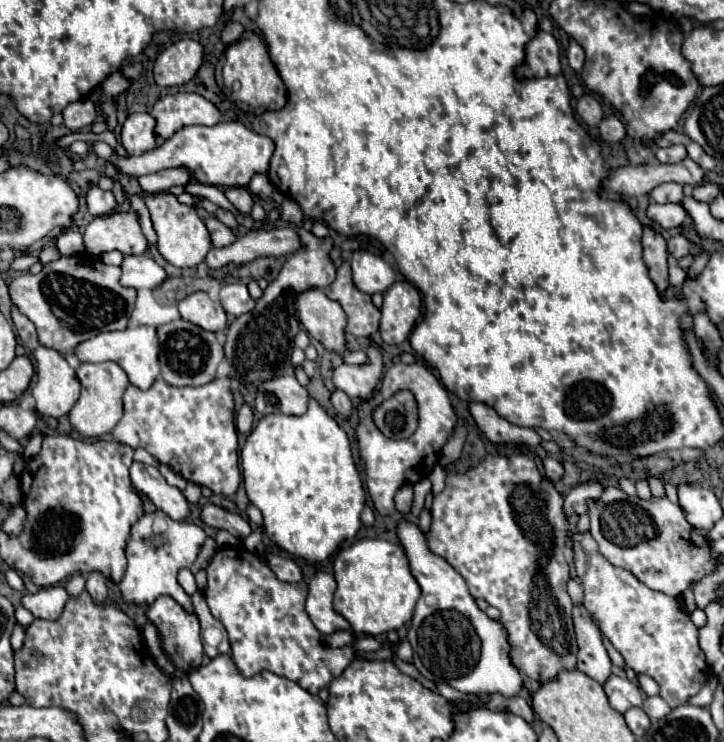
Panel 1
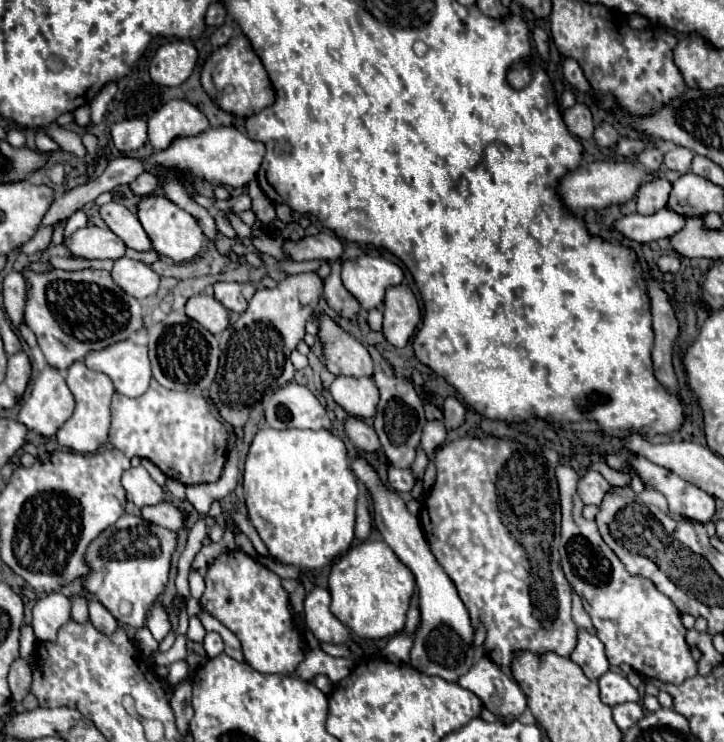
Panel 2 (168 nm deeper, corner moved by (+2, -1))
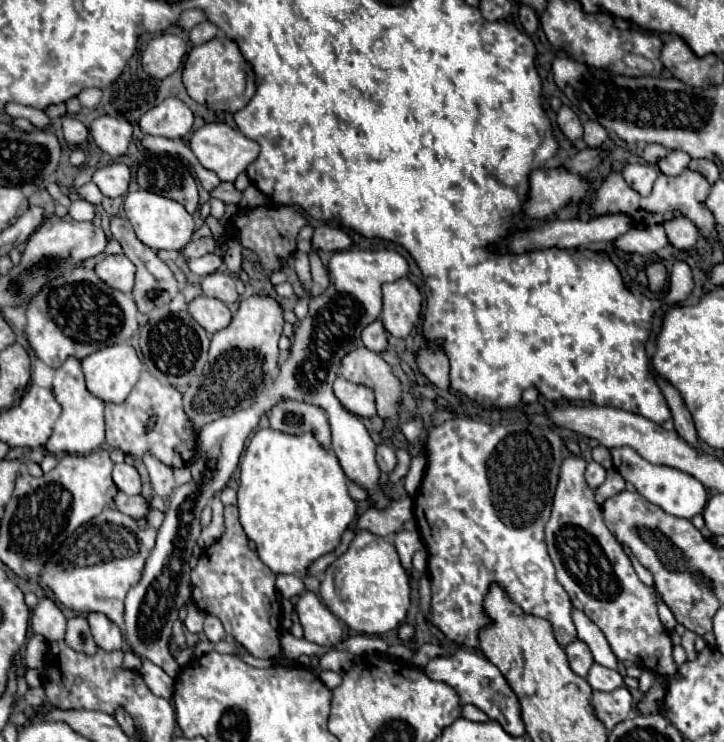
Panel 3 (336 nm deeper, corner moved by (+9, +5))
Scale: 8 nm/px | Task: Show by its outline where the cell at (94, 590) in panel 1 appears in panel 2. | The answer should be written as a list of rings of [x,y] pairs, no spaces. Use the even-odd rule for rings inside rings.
[[[95,599],[89,601],[89,619],[95,625],[95,629],[99,629],[103,635],[111,635],[119,627],[115,617]]]

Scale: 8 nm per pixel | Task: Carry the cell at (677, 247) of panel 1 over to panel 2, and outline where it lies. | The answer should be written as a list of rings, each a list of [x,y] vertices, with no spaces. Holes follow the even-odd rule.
[[[673,253],[661,255],[659,261],[657,261],[657,265],[659,265],[659,271],[661,271],[661,273],[673,273],[673,275],[675,275],[677,269],[679,269],[679,257],[673,255]]]

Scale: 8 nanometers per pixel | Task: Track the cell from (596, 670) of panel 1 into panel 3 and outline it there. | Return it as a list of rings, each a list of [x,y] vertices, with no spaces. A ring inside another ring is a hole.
[[[576,639],[576,641],[572,641],[570,645],[566,645],[564,651],[566,651],[566,655],[568,655],[568,661],[570,661],[572,671],[574,671],[576,675],[580,675],[580,677],[586,677],[588,671],[590,671],[590,667],[594,665],[590,647],[588,647],[584,641]]]

